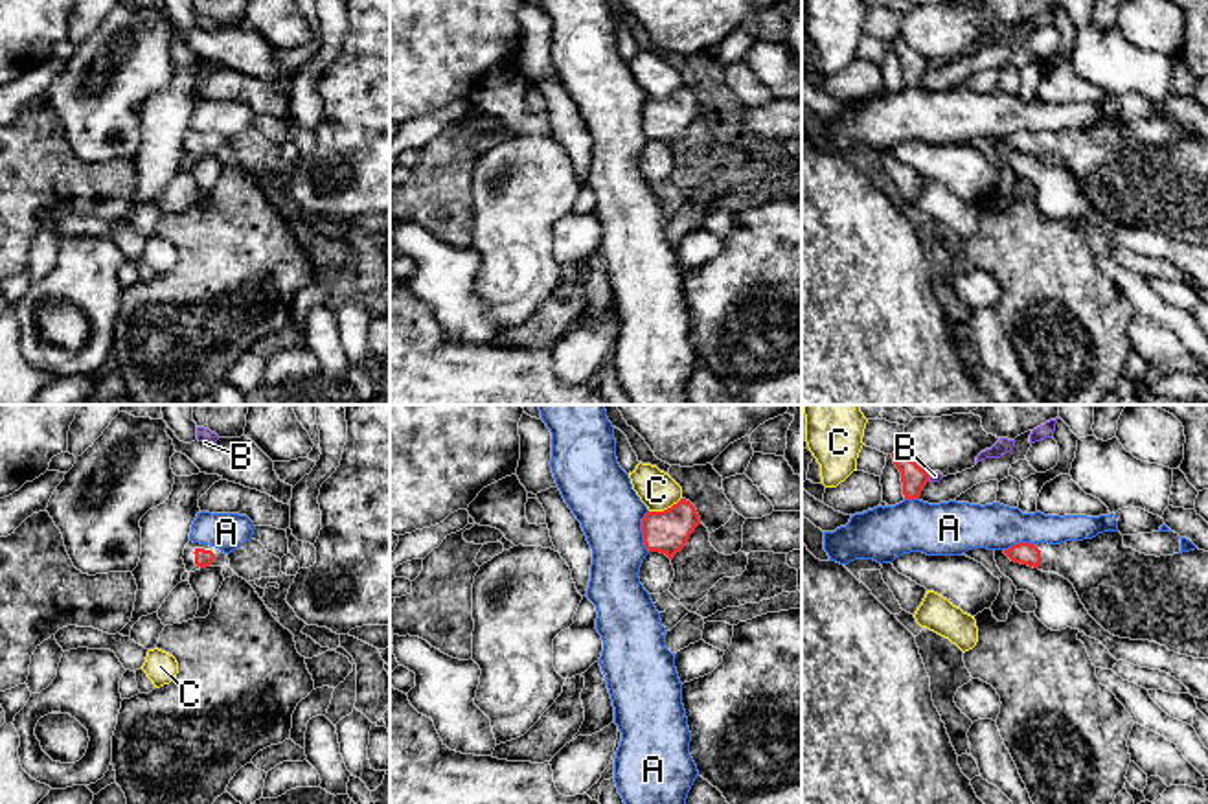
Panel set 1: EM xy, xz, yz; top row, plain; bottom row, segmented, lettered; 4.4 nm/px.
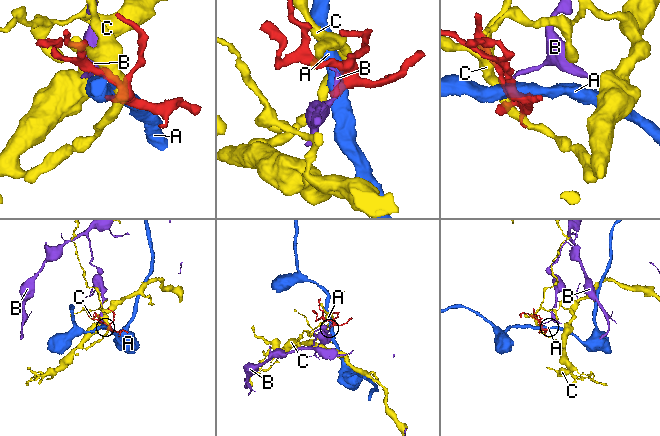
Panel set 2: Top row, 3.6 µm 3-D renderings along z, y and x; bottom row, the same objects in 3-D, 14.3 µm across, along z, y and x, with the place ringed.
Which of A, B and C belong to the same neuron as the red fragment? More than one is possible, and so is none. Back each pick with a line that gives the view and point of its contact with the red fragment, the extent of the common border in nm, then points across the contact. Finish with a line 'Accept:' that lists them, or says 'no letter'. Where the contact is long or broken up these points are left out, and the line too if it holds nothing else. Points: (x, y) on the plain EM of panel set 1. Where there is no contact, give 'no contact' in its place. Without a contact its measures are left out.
Accept: no letter

